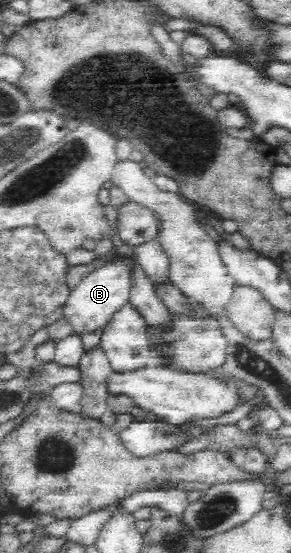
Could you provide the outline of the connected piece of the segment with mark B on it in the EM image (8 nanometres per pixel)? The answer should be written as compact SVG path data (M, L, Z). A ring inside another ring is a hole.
M111 259L103 266L85 275L83 279L73 287L68 298L65 300L65 307L61 309L61 317L70 325L73 334L82 335L84 333L98 332L109 318L122 305L128 301L130 296L130 271L128 263Z

